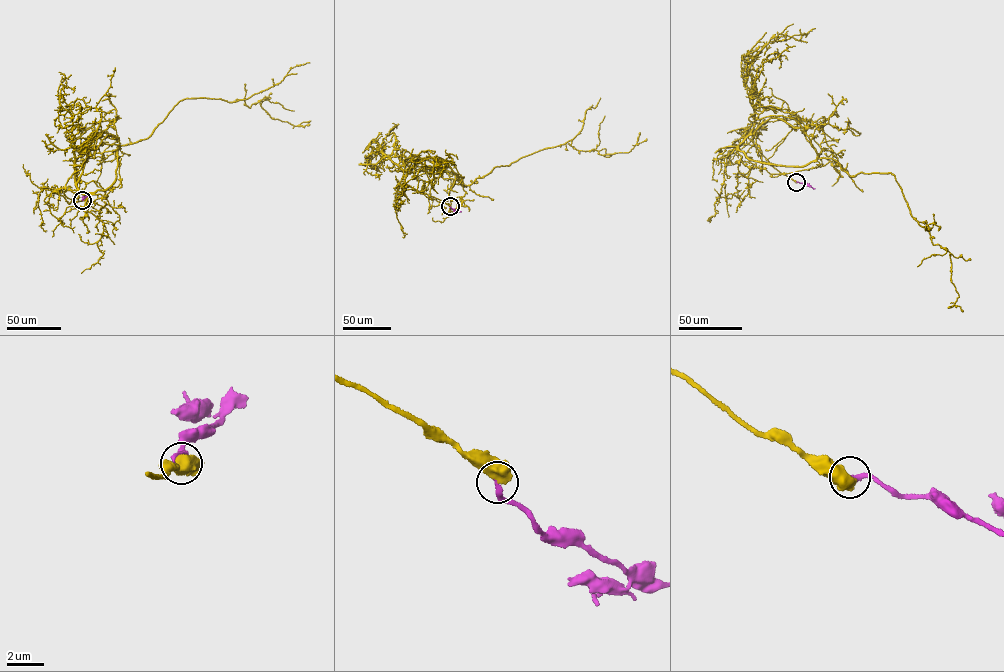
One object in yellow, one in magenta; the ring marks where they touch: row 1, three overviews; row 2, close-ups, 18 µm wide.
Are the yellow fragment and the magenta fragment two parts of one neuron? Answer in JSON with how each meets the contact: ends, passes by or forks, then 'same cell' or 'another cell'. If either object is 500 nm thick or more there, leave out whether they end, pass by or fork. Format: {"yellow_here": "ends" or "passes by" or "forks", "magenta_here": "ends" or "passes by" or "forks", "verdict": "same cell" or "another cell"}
{"verdict": "same cell"}

